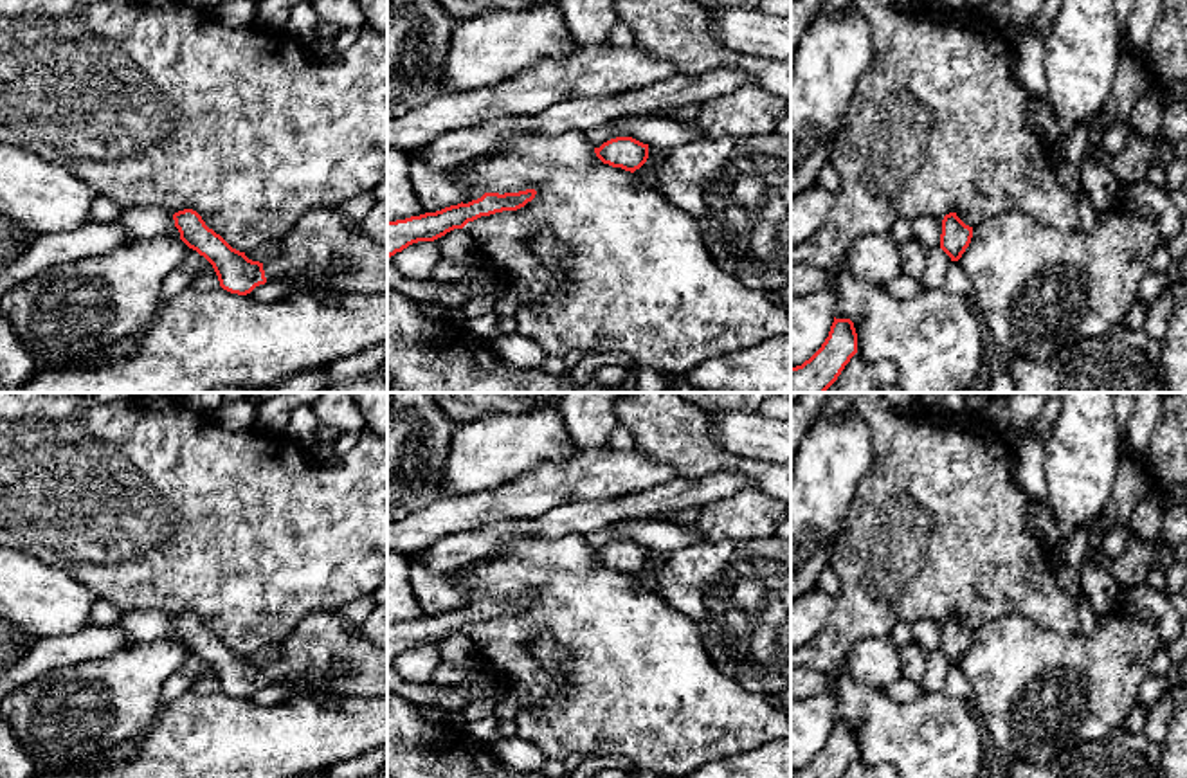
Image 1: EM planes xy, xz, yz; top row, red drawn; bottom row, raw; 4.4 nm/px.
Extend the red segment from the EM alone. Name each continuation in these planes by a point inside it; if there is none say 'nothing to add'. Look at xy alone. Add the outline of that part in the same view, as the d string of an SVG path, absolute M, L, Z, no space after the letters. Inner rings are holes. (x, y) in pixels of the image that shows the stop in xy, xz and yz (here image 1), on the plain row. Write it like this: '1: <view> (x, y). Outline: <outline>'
1: xy (321, 652). Outline: M310 612L283 639L281 656L263 665L267 686L306 683L351 699L387 697L387 648L369 641L360 627L348 630L337 612Z

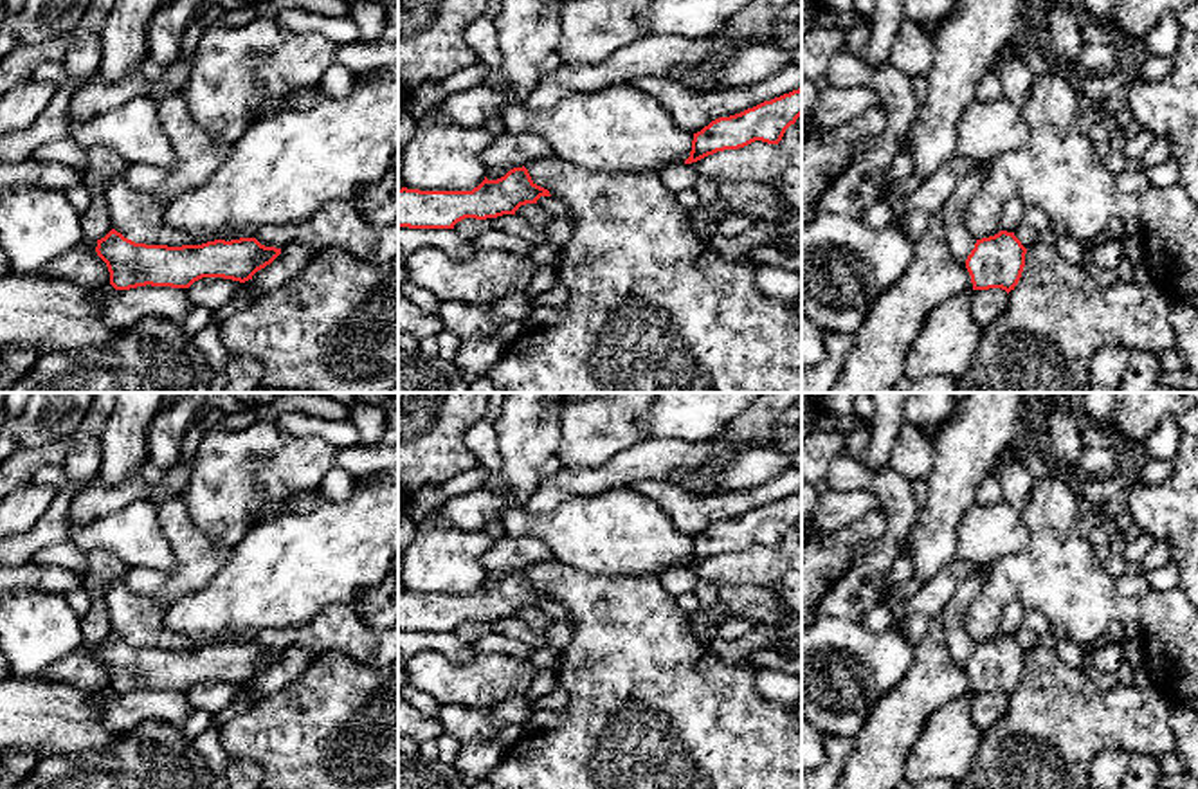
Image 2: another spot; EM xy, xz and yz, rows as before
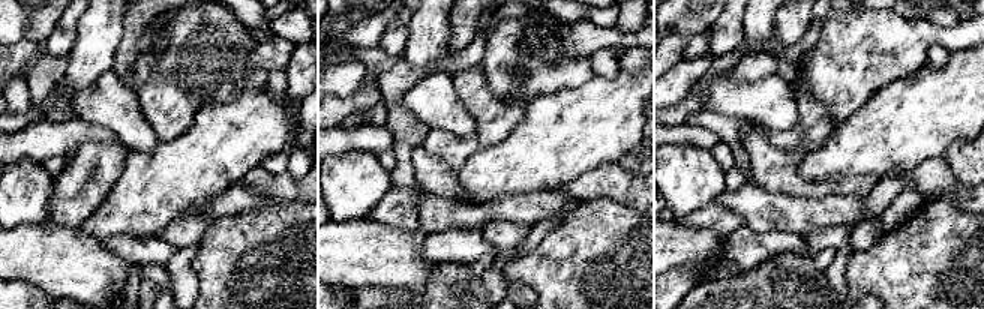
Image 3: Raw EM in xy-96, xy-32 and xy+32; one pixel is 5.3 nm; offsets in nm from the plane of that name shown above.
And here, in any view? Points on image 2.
nothing to add

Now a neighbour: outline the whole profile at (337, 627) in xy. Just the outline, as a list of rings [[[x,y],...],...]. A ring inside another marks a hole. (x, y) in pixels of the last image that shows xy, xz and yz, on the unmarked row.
[[[333,603],[306,625],[292,630],[267,630],[256,643],[276,652],[303,645],[315,656],[339,650],[373,667],[389,667],[398,661],[398,623],[387,630],[373,630],[353,605]]]

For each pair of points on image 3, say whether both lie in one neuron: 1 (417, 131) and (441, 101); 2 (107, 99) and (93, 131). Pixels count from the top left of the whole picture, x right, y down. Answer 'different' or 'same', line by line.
1: different
2: different

